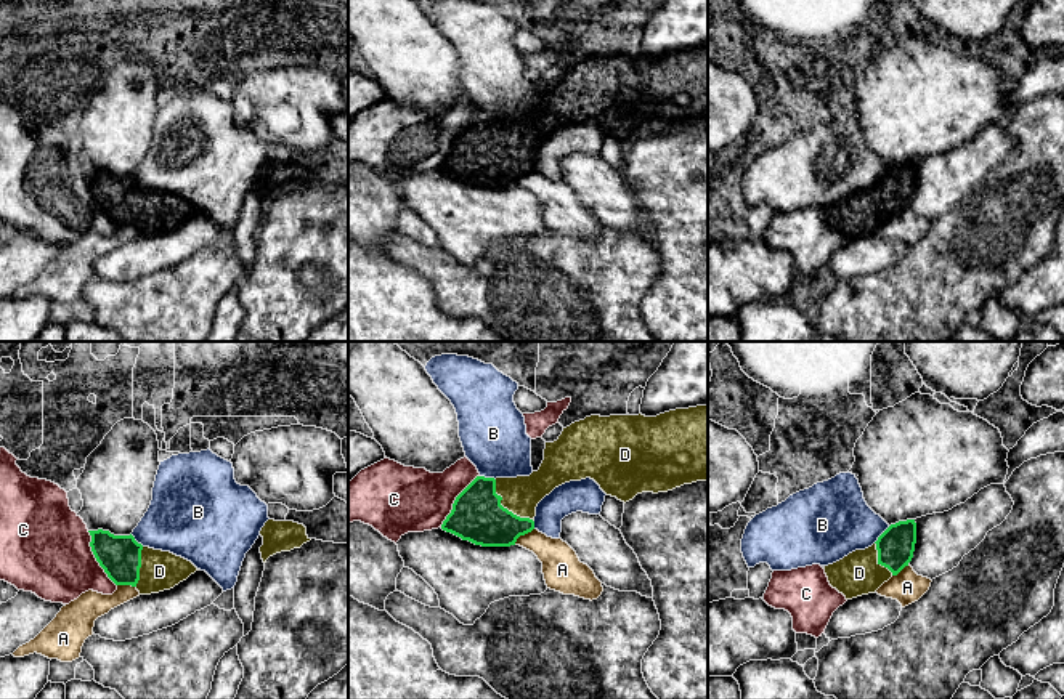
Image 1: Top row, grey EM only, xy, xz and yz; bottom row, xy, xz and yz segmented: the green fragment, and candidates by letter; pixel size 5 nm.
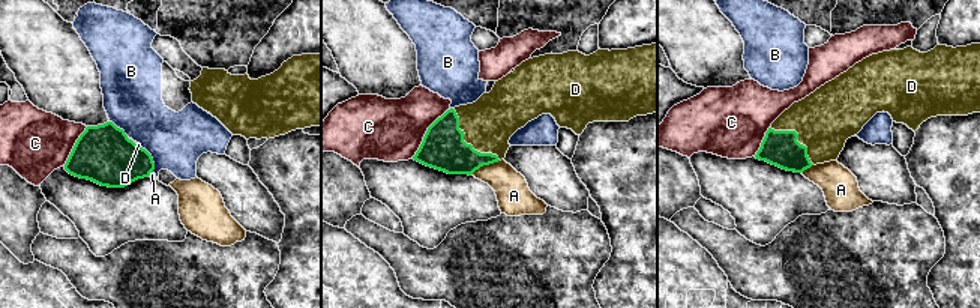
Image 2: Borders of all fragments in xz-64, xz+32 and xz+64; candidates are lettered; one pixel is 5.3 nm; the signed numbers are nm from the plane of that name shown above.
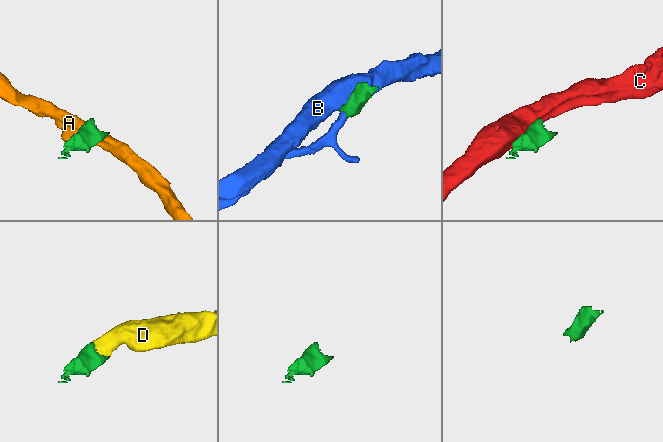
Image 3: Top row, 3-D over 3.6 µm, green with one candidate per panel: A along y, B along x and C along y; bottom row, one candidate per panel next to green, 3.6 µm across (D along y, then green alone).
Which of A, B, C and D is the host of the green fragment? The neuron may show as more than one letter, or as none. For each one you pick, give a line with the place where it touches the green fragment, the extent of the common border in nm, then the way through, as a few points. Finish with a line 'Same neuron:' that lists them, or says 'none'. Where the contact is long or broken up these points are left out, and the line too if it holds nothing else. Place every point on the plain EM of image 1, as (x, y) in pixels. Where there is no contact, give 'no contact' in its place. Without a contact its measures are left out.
D: xz (506, 149) | 300 nm | across xz (477, 156), (506, 149), (522, 135)
Same neuron: D

